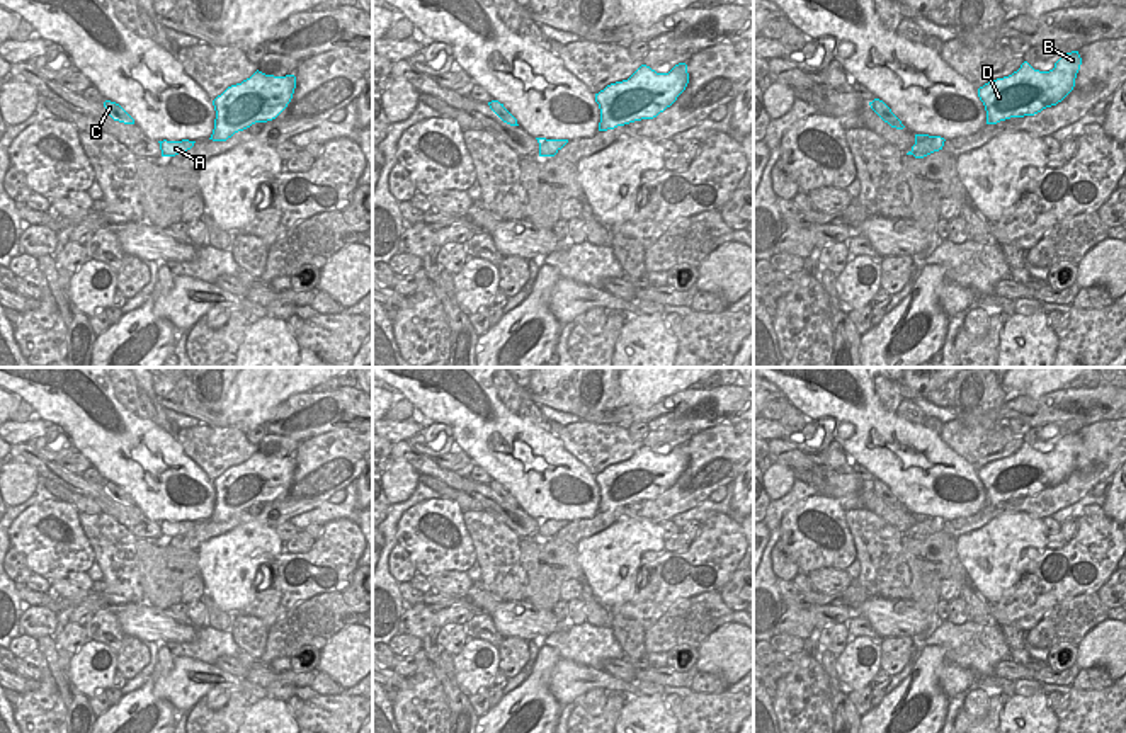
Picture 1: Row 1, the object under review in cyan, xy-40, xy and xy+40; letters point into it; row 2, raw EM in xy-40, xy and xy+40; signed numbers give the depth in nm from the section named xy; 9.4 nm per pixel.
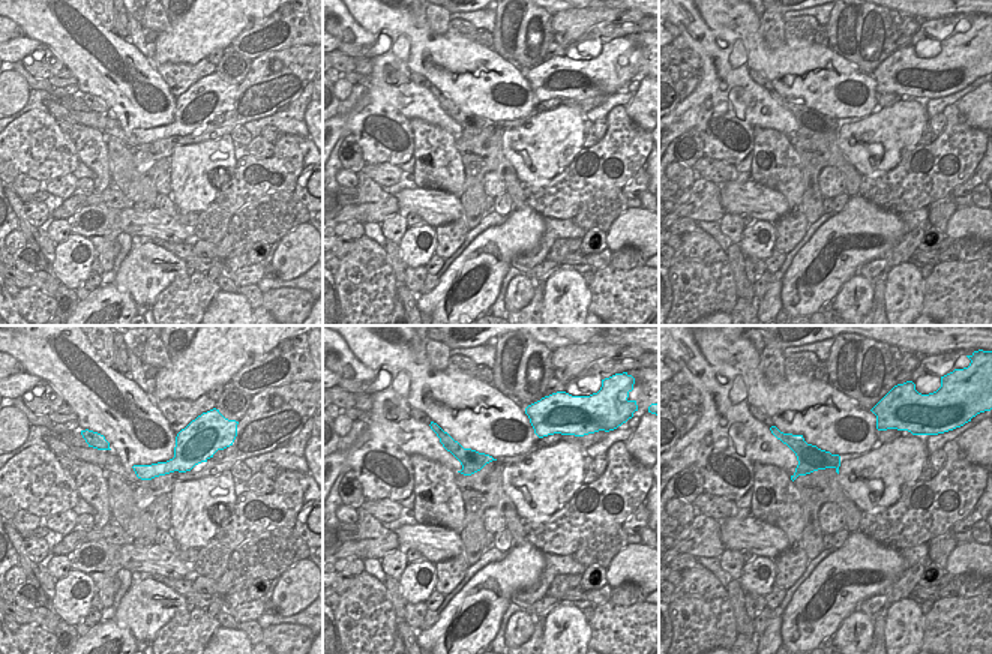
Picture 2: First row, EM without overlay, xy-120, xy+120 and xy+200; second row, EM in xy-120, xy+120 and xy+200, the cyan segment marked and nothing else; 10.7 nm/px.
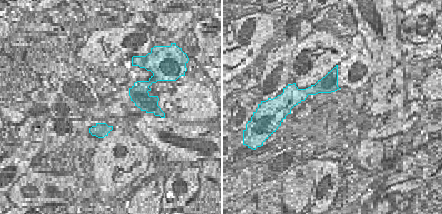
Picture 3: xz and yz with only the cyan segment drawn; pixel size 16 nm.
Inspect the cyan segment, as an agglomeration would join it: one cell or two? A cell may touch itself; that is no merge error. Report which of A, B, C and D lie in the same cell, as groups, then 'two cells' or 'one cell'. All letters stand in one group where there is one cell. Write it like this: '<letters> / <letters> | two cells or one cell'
A B D / C | two cells

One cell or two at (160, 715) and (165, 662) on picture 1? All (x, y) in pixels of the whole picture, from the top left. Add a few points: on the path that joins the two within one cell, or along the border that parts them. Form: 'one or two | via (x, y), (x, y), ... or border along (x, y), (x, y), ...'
one | via (152, 701), (148, 698), (148, 684), (155, 676)

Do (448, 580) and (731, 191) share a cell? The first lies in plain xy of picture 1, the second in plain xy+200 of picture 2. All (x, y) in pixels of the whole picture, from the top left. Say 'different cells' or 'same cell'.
different cells

